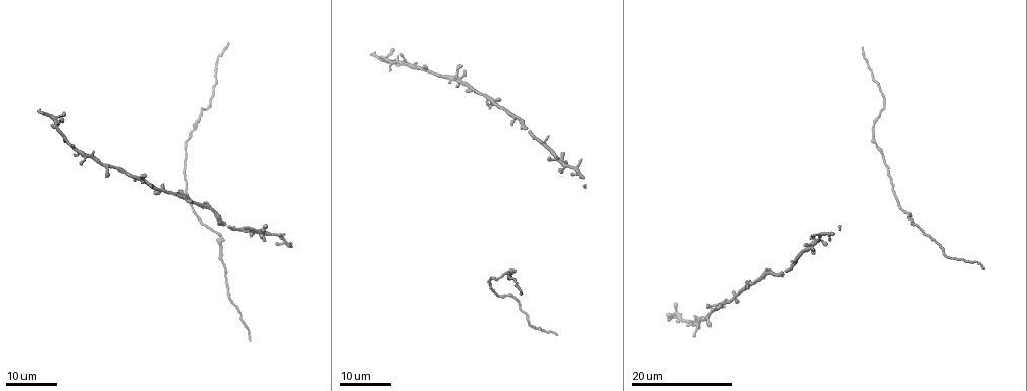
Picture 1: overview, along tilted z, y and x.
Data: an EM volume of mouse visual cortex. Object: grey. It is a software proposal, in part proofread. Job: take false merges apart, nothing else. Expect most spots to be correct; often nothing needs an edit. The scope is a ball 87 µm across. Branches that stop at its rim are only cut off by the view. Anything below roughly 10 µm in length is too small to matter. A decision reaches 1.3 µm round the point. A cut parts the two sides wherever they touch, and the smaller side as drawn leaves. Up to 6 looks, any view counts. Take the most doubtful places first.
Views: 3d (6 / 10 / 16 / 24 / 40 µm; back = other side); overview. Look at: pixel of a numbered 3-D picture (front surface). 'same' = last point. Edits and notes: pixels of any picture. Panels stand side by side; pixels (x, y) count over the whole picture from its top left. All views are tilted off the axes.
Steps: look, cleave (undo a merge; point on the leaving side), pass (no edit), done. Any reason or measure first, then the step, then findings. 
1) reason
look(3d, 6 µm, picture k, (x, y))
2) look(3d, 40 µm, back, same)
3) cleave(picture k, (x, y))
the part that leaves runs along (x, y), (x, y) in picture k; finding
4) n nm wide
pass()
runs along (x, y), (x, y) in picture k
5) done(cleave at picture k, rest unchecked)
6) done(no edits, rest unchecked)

look(3d, 16 µm, picture 1, (913, 219))

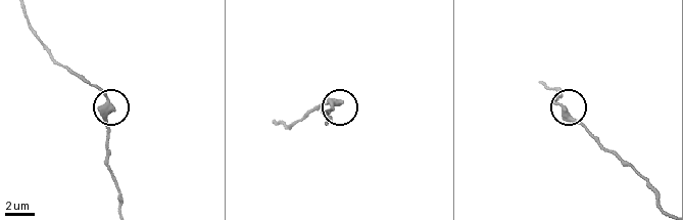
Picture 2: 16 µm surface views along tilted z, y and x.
zoom in
look(3d, 10 µm, picture 2, (106, 104))

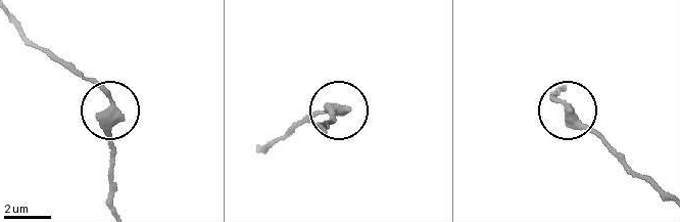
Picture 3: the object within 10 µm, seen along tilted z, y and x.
pass()
continuous, no second neuron

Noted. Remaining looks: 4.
thick turns thin
look(3d, 16 µm, picture 1, (76, 149))

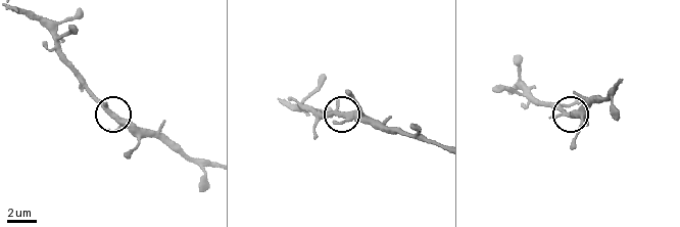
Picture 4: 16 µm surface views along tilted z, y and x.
closer look
look(3d, 10 µm, picture 4, (117, 116))

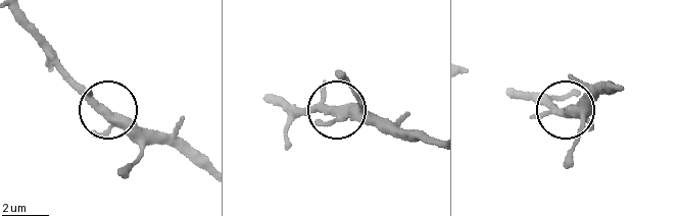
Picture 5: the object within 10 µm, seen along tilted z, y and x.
310 nm wide
pass()
runs along (434, 144), (342, 113), (293, 106) in picture 5; continuous, no second neuron

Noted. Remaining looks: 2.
calibre changes
look(3d, 16 µm, picture 1, (99, 160))

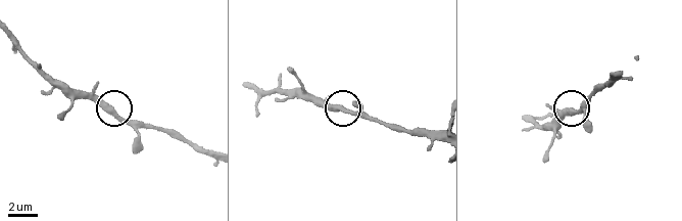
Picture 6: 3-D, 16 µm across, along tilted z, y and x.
closer look
look(3d, 6 µm, picture 6, (335, 106))

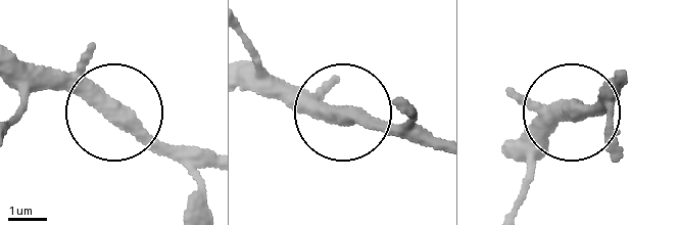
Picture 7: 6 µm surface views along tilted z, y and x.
pass()
runs along (436, 143), (327, 108), (284, 80) in picture 7; continuous, no second neuron

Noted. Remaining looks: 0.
done(no edits, rest unchecked)

